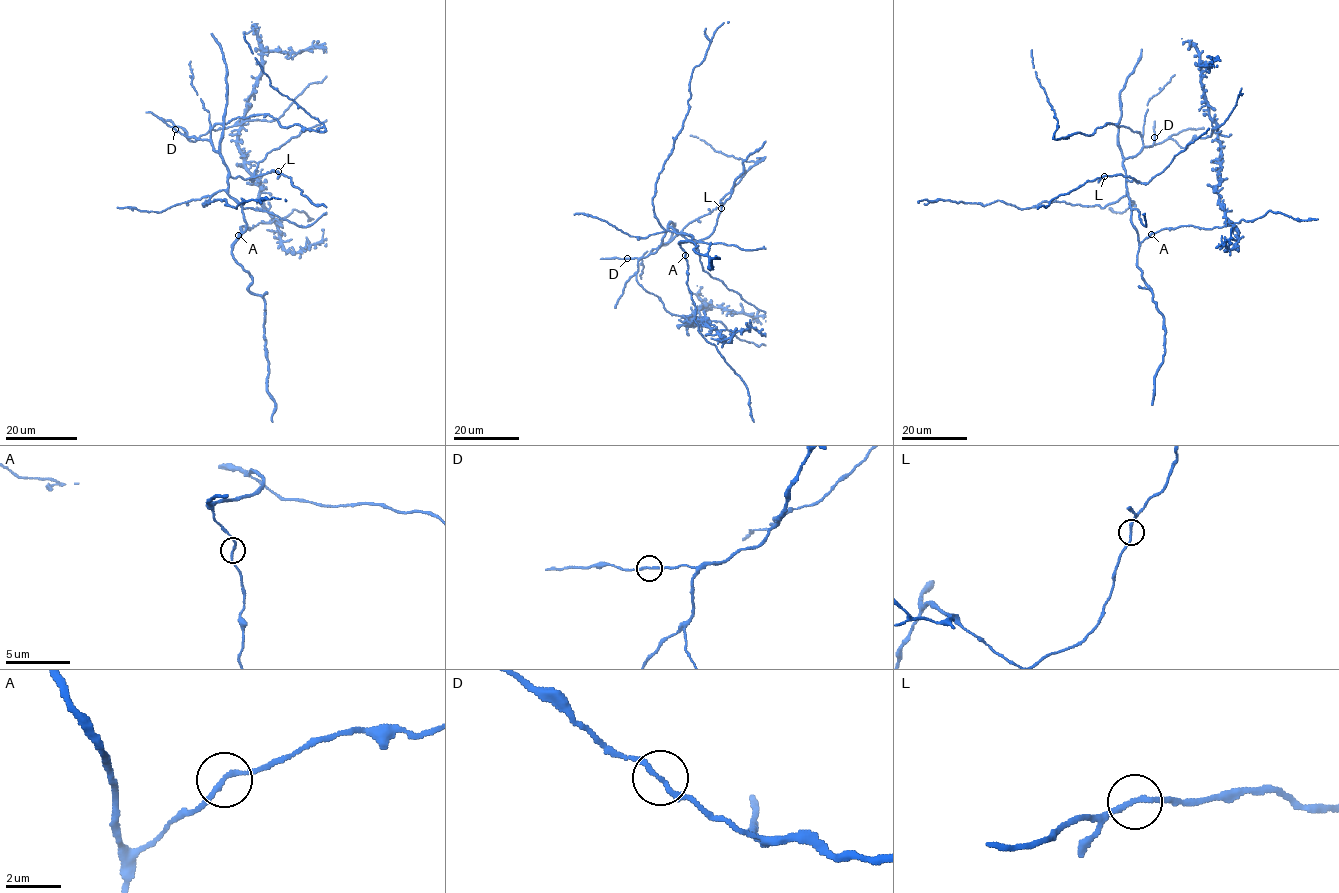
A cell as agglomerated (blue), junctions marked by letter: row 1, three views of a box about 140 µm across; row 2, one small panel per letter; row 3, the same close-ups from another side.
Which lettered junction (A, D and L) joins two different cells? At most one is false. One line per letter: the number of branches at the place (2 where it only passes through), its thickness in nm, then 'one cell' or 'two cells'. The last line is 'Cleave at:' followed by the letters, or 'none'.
A: 2 branches meet; 180 nm thick; one cell
D: 2 branches meet; 180 nm thick; one cell
L: 2 branches meet; 170 nm thick; one cell
Cleave at: none

